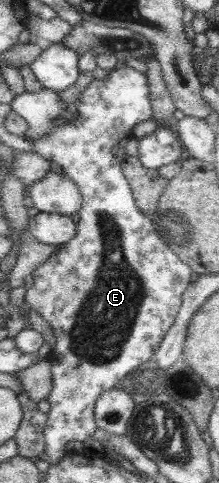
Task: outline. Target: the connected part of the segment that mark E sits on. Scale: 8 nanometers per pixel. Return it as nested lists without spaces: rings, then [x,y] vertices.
[[[115,67],[109,72],[106,78],[96,78],[89,83],[89,85],[81,93],[81,96],[74,105],[71,107],[73,111],[77,111],[78,116],[72,120],[68,120],[63,126],[54,126],[50,132],[46,132],[44,136],[32,140],[34,148],[33,151],[42,155],[50,162],[54,162],[65,172],[65,175],[80,189],[83,196],[83,206],[78,213],[81,222],[78,222],[78,231],[75,238],[71,242],[63,244],[60,249],[56,249],[56,253],[52,257],[48,257],[48,261],[44,265],[40,265],[38,269],[34,270],[32,277],[34,280],[33,285],[26,291],[25,300],[29,303],[34,310],[40,315],[43,315],[45,320],[51,323],[55,330],[56,345],[54,355],[55,361],[52,361],[52,375],[54,380],[54,389],[50,393],[48,402],[50,409],[48,411],[48,425],[46,425],[46,458],[48,463],[56,465],[66,455],[66,443],[70,441],[86,441],[96,433],[97,427],[95,409],[100,396],[112,387],[116,387],[124,377],[132,373],[140,364],[153,359],[154,353],[159,349],[159,343],[162,341],[164,334],[172,326],[172,321],[176,319],[180,307],[180,297],[190,281],[192,271],[188,269],[188,265],[183,262],[172,251],[172,248],[167,246],[166,241],[160,239],[160,235],[155,231],[154,225],[151,223],[150,216],[143,215],[140,212],[138,204],[136,203],[135,193],[132,190],[131,184],[128,182],[128,177],[125,175],[123,163],[126,161],[126,145],[133,137],[132,131],[140,121],[150,119],[154,113],[150,113],[151,101],[148,101],[148,90],[146,87],[146,79],[144,75],[133,69],[132,67]]]

